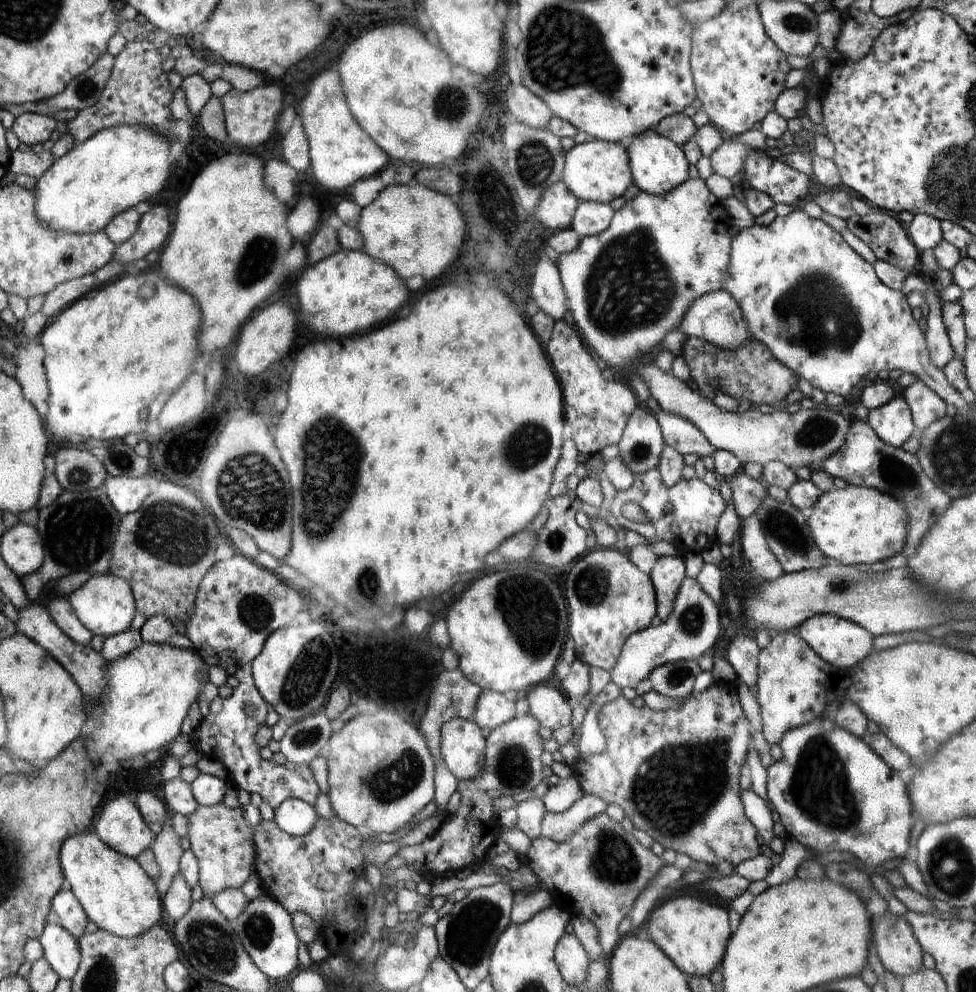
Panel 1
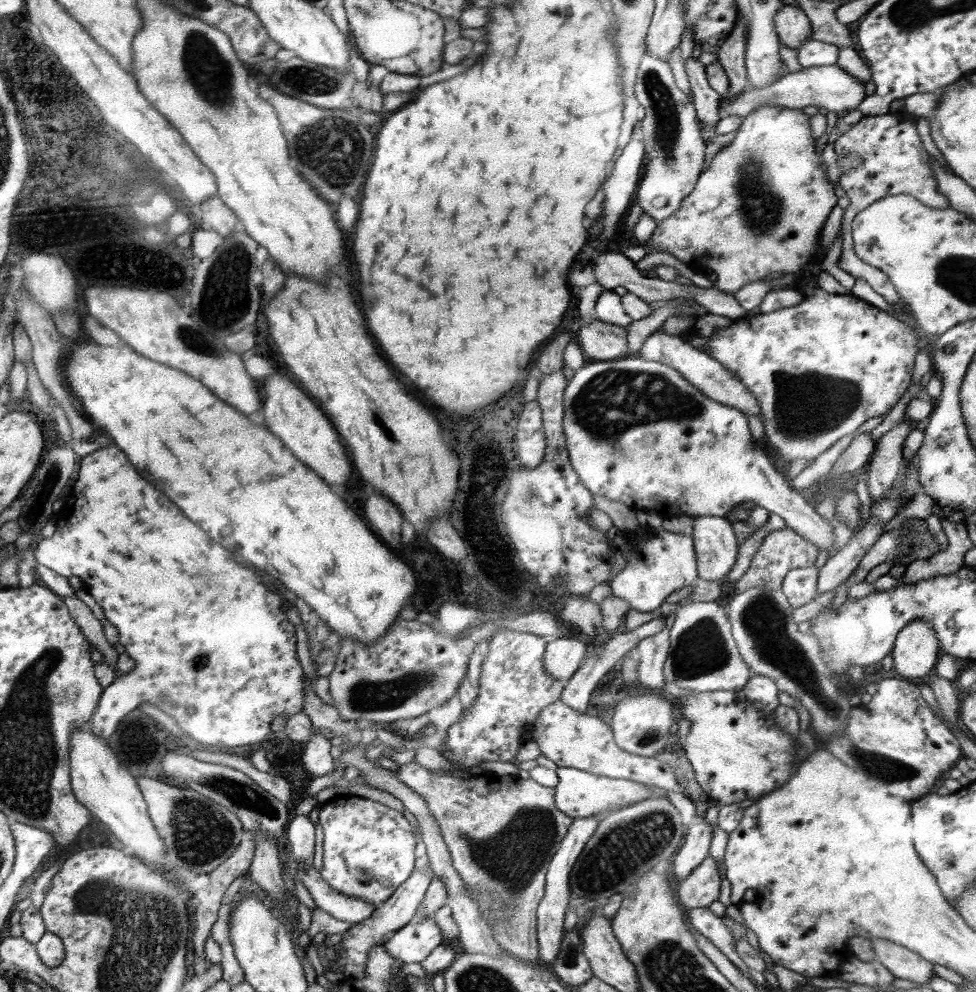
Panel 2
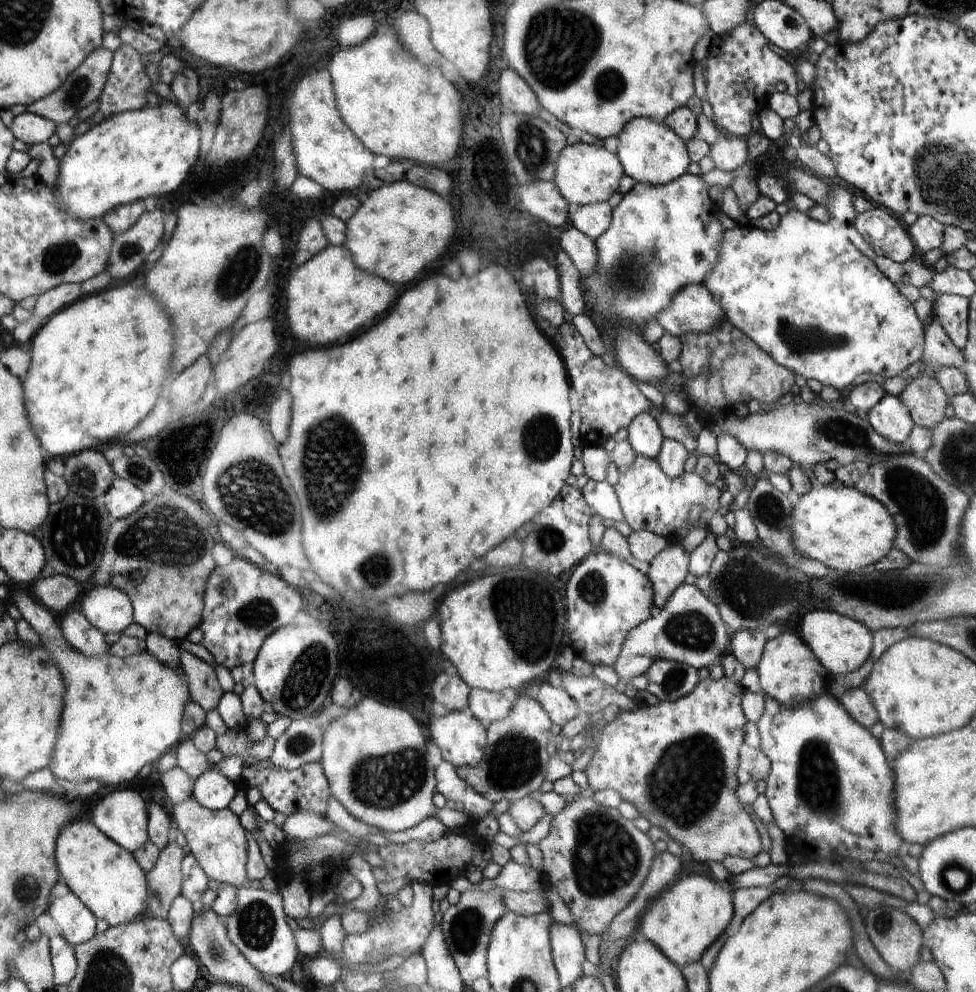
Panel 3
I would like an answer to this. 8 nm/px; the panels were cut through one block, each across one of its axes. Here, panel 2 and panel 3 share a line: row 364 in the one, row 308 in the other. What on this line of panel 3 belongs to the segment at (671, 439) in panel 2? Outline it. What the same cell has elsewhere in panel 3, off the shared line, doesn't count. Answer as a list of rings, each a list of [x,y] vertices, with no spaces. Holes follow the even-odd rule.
[[[686,172],[661,186],[636,182],[636,186],[624,194],[620,204],[613,209],[610,228],[594,241],[600,260],[596,276],[581,278],[580,281],[586,310],[597,328],[606,331],[604,326],[615,321],[627,323],[639,330],[648,320],[653,320],[656,314],[668,308],[672,296],[675,296],[680,288],[688,284],[704,283],[708,272],[718,260],[723,232],[717,217],[718,209],[710,200],[708,188],[700,175],[694,176]]]

